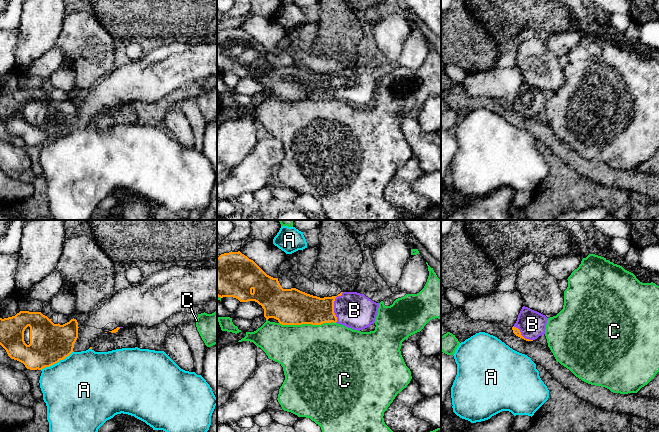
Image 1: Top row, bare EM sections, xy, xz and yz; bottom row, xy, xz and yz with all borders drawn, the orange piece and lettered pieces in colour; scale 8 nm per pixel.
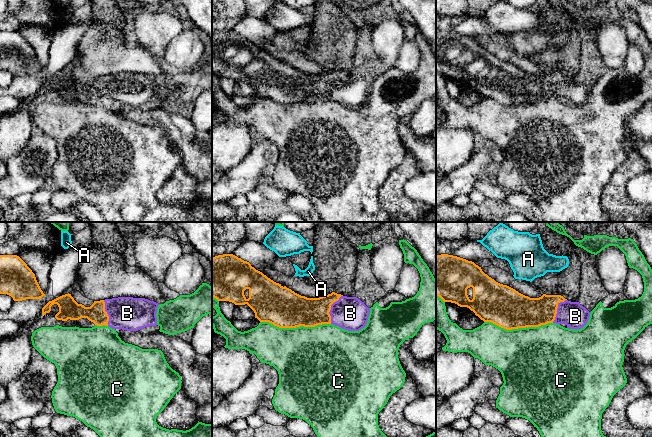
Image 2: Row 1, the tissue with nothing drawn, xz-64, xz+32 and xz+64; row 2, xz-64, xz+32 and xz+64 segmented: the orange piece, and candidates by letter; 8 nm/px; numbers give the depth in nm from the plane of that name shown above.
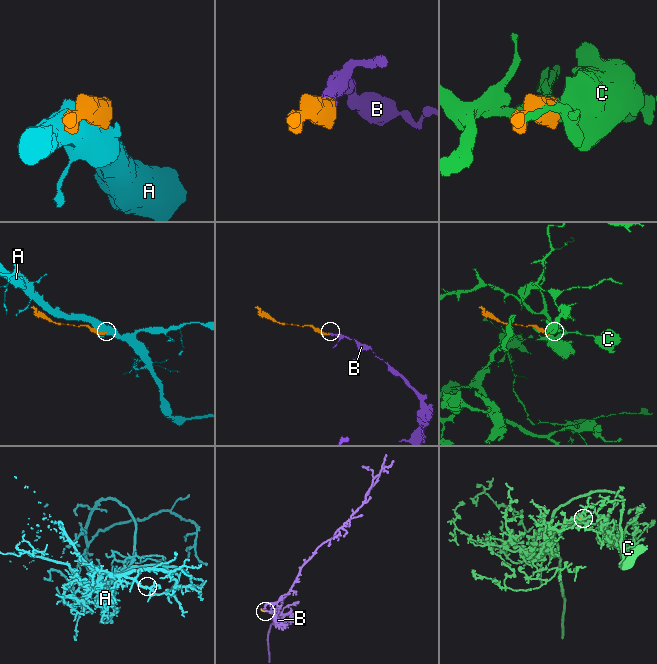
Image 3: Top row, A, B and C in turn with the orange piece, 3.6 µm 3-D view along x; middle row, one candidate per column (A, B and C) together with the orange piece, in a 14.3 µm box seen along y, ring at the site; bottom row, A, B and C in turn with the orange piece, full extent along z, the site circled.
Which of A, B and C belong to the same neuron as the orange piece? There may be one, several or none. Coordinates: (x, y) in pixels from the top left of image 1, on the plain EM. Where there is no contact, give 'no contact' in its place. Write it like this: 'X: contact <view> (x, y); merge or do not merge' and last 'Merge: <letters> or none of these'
A: contact xy (57, 138); do not merge
B: contact xz (333, 82); merge
C: contact xz (307, 99); do not merge
Merge: B

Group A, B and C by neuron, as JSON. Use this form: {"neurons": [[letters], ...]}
{"neurons": [["A"], ["B"], ["C"]]}

